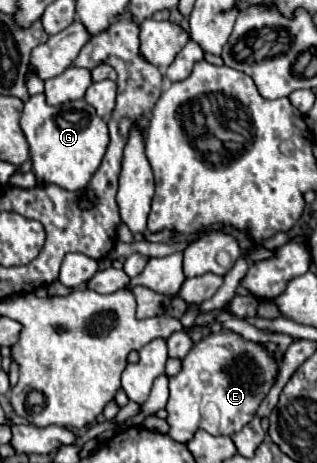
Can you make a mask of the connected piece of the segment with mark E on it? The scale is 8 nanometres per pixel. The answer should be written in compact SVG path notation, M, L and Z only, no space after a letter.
M233 330L223 332L211 332L203 336L191 352L181 360L181 372L175 376L169 376L169 402L165 406L167 410L167 424L171 426L169 436L177 442L187 442L195 434L197 428L207 430L213 436L231 436L239 432L245 424L249 424L259 408L259 404L267 398L269 390L277 382L279 368L283 360L277 360L273 352L269 352L263 344L245 340L241 334Z

